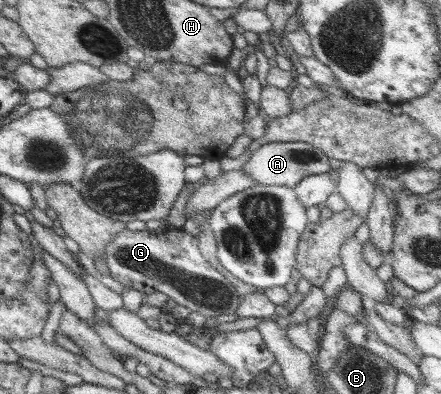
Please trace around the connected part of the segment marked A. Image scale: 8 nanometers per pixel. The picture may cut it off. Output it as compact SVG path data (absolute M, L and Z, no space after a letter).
M300 141L262 145L252 152L250 160L242 167L242 171L256 185L283 186L289 189L297 187L306 177L329 173L331 170L330 159L322 151Z

